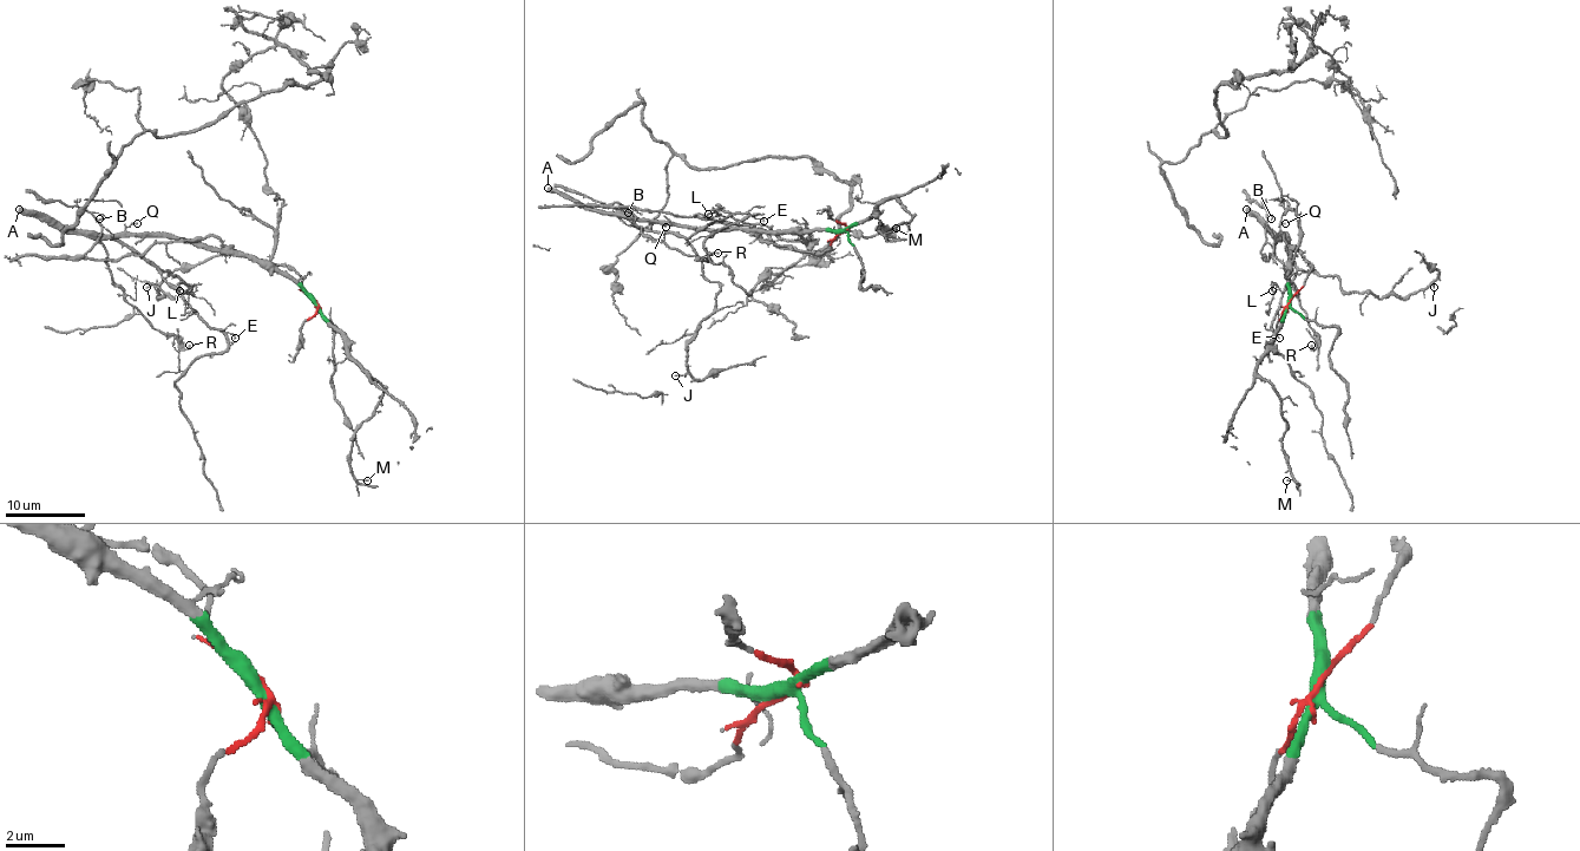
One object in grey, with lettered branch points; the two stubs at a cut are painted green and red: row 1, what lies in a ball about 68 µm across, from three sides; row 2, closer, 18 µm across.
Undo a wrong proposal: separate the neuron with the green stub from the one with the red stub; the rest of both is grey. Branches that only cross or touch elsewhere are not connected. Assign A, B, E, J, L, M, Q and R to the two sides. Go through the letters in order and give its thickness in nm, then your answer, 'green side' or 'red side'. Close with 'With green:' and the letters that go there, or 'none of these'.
A: 500 nm thick; green side
B: 120 nm thick; red side
E: 100 nm thick; green side
J: 120 nm thick; green side
L: 110 nm thick; green side
M: 100 nm thick; green side
Q: 120 nm thick; green side
R: 110 nm thick; red side
With green: A, E, J, L, M, Q

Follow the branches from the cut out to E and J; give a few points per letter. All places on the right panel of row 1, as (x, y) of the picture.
E: (1289, 302), (1289, 255), (1285, 237), (1279, 235), (1289, 243), (1296, 267), (1271, 325), (1279, 339)
J: (1289, 302), (1289, 255), (1279, 235), (1291, 261), (1335, 275), (1346, 293), (1409, 296), (1435, 287)

